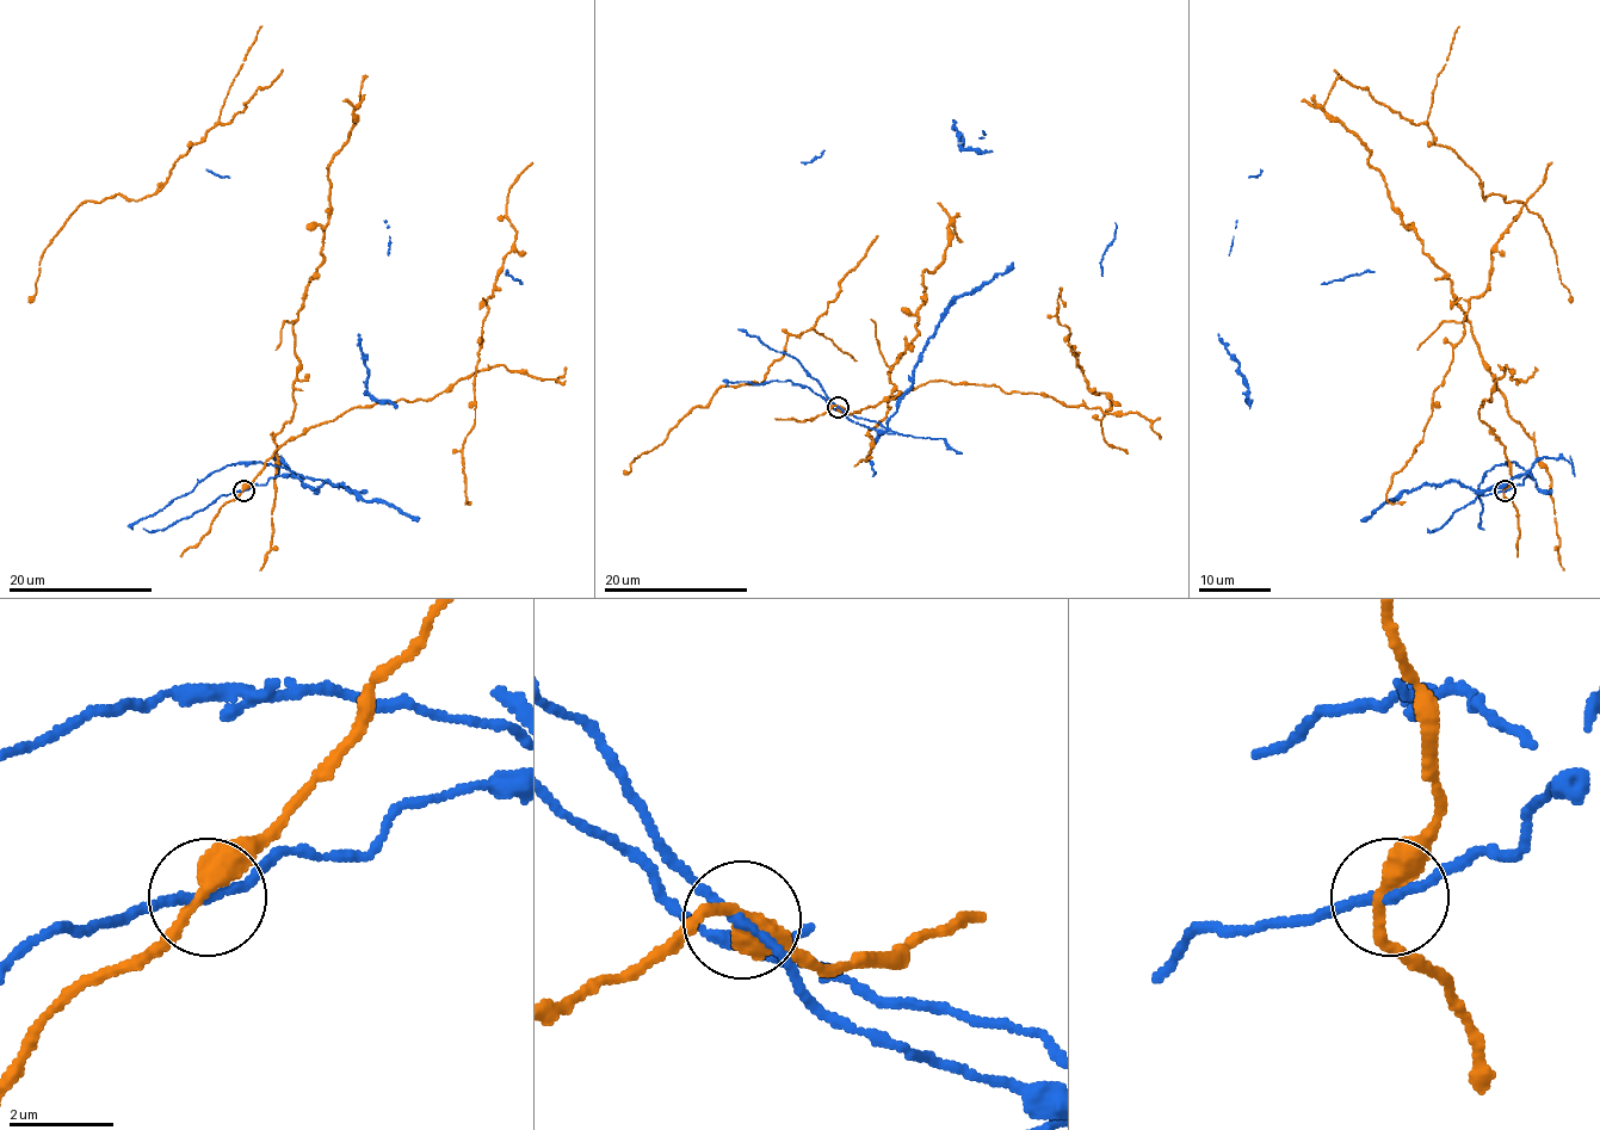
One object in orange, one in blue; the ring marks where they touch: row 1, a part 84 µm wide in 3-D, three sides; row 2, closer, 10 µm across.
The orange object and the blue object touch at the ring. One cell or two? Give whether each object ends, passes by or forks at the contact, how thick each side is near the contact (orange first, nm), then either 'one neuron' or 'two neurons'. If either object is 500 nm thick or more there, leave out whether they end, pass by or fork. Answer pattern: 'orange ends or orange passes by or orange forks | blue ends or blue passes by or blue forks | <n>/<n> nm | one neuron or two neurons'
orange passes by | blue passes by | 360/160 nm | two neurons

